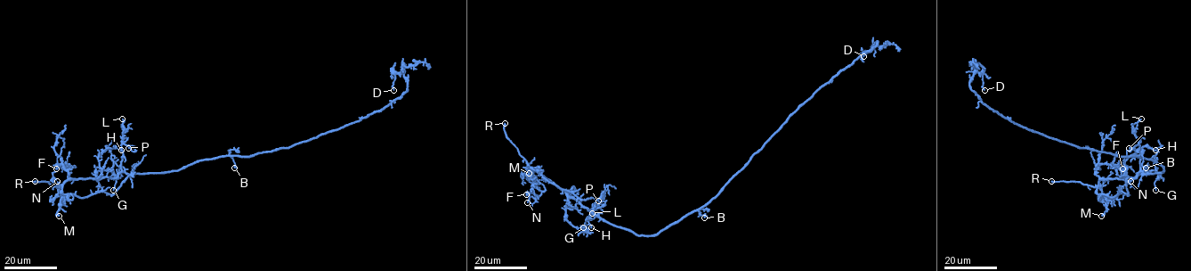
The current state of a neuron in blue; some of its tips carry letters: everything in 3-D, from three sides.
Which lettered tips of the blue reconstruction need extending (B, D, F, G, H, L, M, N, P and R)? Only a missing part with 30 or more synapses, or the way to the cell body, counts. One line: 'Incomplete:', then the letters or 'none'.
Incomplete: R

